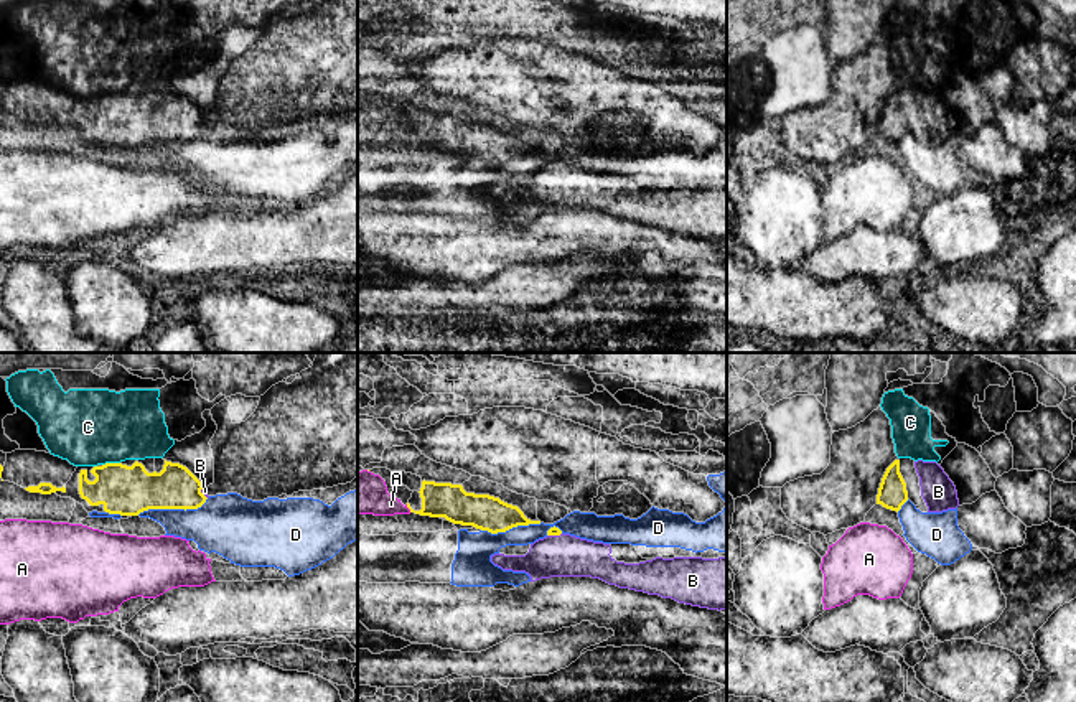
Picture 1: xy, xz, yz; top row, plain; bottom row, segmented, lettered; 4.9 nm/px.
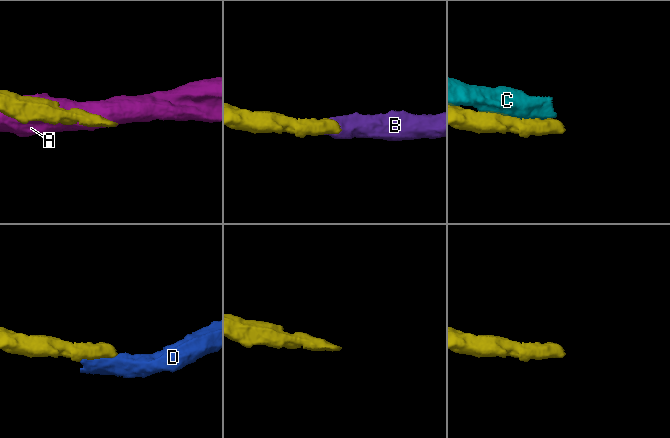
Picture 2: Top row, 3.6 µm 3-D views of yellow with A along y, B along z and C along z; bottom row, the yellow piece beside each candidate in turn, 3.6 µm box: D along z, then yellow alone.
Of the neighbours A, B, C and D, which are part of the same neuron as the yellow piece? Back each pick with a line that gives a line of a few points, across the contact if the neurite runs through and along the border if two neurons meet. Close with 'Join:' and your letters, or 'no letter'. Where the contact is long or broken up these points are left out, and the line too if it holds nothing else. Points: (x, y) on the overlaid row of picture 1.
B: xz (554, 531), (554, 534), (554, 556)
Join: B

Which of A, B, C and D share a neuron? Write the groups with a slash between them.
A / B / C / D

